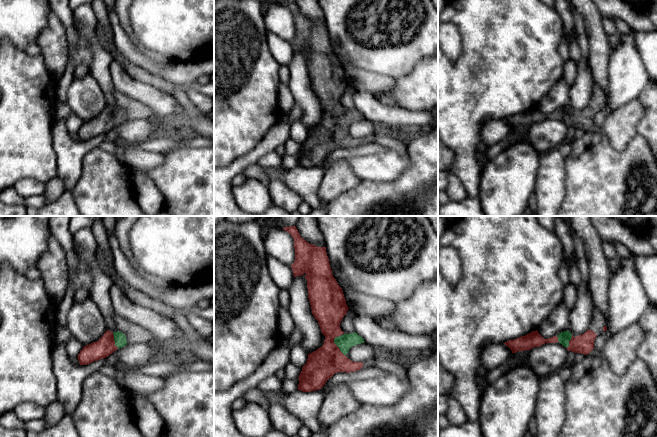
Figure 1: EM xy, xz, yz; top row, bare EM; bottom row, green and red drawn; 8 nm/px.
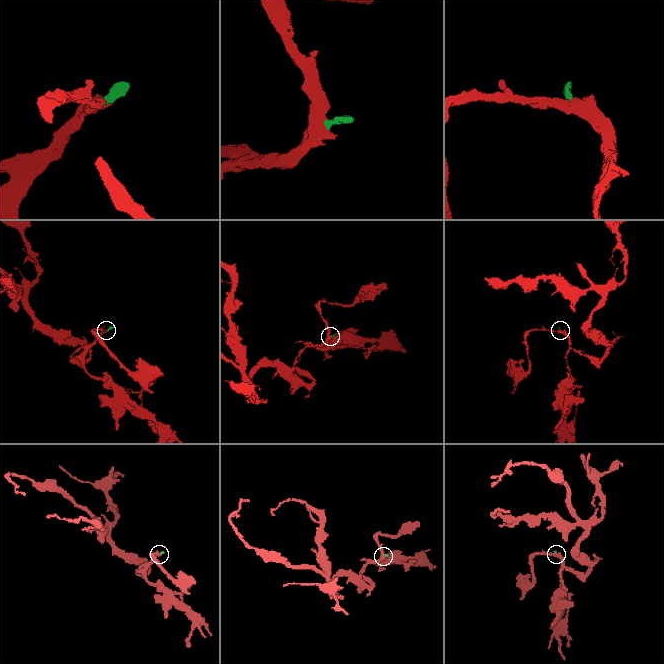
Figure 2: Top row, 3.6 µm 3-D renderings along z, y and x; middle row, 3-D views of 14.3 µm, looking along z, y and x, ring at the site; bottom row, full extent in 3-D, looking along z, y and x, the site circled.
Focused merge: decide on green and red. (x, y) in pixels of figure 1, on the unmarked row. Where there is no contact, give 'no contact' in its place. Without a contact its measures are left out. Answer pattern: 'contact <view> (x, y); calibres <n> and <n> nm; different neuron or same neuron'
contact xz (337, 122); calibres 120 and 240 nm; same neuron

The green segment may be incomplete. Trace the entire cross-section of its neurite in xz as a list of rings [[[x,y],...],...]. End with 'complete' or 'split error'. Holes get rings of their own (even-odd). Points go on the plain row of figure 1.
[[[296,2],[284,3],[285,7],[291,10],[294,15],[295,37],[291,41],[293,51],[302,52],[304,49],[307,56],[308,74],[312,90],[318,97],[322,110],[325,112],[324,120],[316,127],[308,130],[306,140],[298,153],[298,166],[311,168],[321,165],[328,155],[338,148],[354,148],[360,145],[371,143],[371,137],[353,138],[345,131],[352,122],[364,119],[364,115],[356,108],[345,110],[340,104],[340,98],[348,87],[348,82],[342,64],[333,53],[326,29],[326,23],[317,23],[304,16]]] | split error

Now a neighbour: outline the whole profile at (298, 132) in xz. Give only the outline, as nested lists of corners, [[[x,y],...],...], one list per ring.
[[[298,119],[291,124],[290,139],[302,144],[308,135],[308,129],[303,125],[303,122]]]

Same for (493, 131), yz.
[[[504,119],[487,120],[482,127],[481,140],[486,145],[494,145],[508,136],[512,130],[511,125]]]

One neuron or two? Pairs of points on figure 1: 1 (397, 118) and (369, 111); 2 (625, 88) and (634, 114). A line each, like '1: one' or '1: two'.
1: one
2: two

